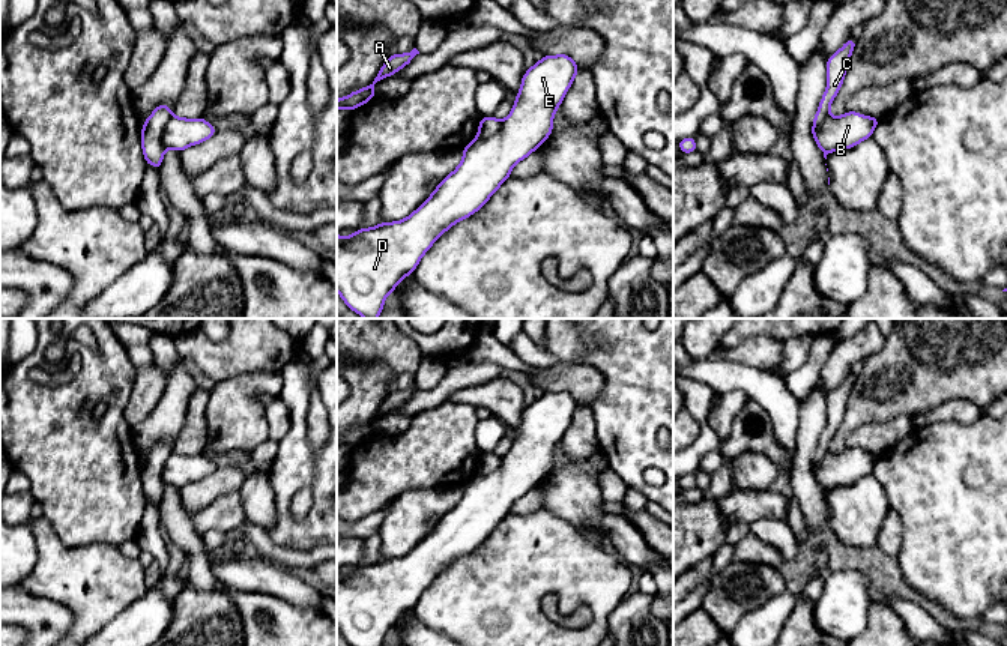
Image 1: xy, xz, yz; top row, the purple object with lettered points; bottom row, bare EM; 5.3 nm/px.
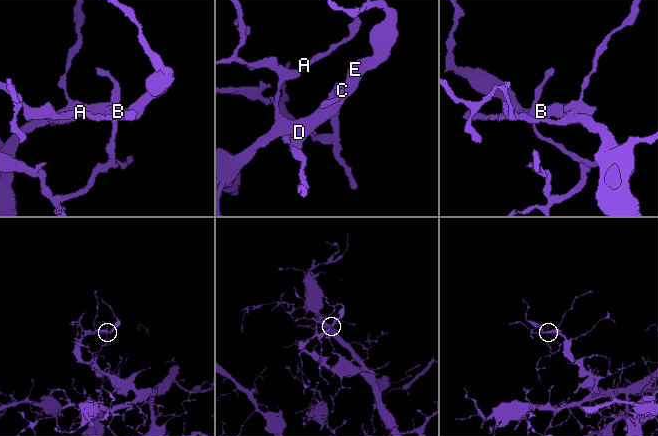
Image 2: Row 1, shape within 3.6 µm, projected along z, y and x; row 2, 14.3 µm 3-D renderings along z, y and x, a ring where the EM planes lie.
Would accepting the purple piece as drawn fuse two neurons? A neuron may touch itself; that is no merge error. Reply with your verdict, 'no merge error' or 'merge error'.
merge error

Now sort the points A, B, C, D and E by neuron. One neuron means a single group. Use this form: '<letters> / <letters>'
A B D E / C

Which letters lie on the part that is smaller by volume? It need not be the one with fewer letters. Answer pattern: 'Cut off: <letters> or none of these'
Cut off: C

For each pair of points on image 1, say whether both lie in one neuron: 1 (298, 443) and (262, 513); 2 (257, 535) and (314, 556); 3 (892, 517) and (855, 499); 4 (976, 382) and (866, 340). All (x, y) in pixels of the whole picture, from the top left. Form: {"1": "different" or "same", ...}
{"1": "different", "2": "same", "3": "different", "4": "different"}

